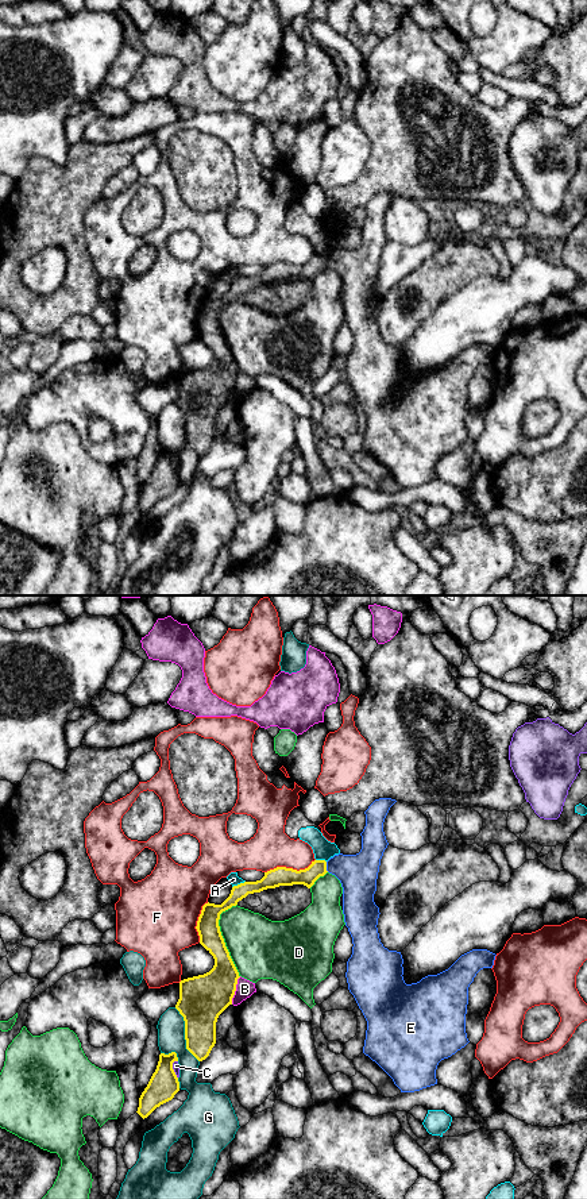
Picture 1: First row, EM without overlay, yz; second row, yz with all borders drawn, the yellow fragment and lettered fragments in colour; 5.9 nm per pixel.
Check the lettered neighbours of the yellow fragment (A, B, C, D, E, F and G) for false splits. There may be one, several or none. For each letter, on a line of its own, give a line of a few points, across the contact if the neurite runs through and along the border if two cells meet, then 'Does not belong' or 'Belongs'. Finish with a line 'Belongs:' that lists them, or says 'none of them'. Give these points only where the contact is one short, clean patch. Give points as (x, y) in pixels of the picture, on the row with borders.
A: Does not belong
B: Does not belong
C: Does not belong
D: Does not belong
E: Line: yz (325, 862), (328, 871). Does not belong
F: Does not belong
G: Does not belong
Belongs: none of them

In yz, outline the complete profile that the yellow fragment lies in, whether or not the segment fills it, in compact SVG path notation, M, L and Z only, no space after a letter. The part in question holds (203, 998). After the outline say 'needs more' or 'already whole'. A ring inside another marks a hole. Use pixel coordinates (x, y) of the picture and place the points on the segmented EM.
M314 860L305 870L277 867L264 872L256 882L233 886L229 897L221 903L205 903L197 921L200 944L213 956L213 968L198 976L179 982L179 999L175 1009L185 1021L186 1049L198 1060L205 1060L216 1044L216 1022L219 1015L232 1005L239 972L229 956L220 932L220 914L248 894L279 886L304 884L310 888L327 874L327 861Z | already whole

